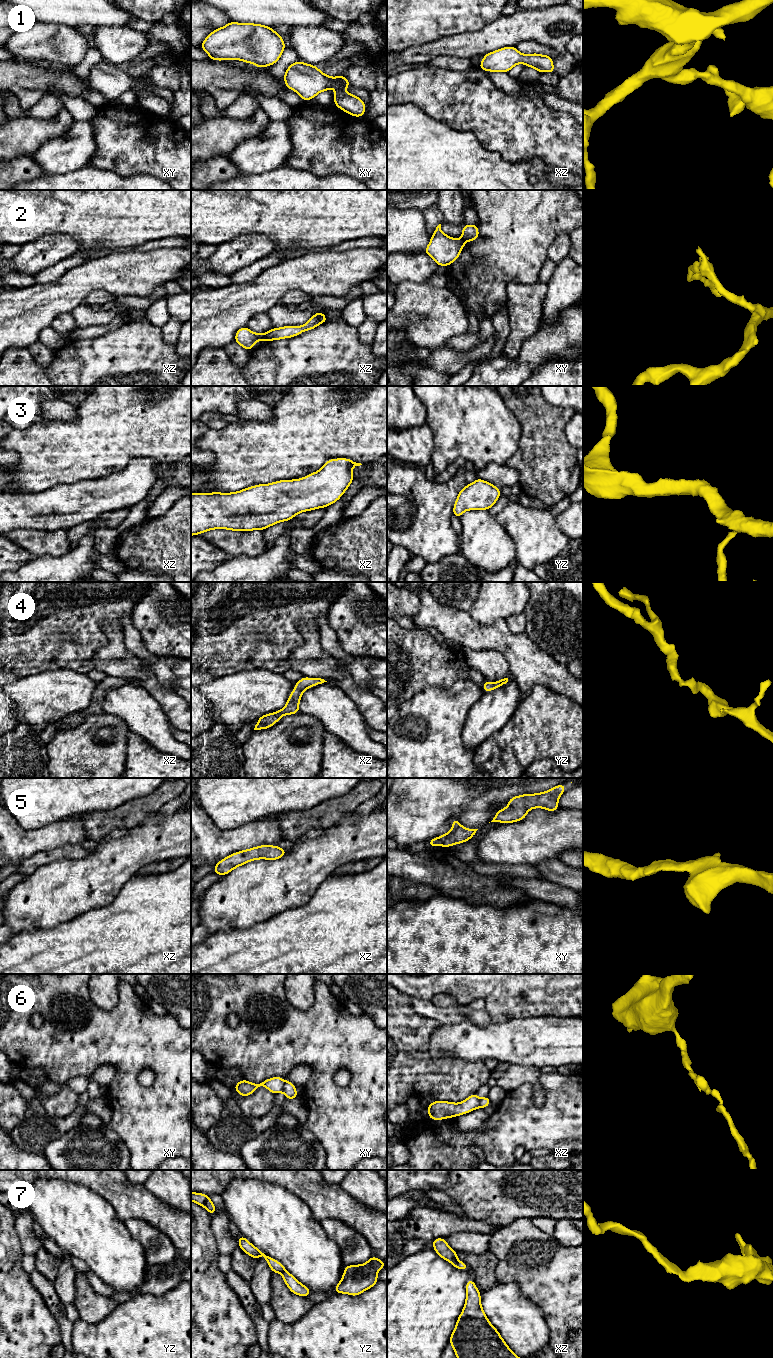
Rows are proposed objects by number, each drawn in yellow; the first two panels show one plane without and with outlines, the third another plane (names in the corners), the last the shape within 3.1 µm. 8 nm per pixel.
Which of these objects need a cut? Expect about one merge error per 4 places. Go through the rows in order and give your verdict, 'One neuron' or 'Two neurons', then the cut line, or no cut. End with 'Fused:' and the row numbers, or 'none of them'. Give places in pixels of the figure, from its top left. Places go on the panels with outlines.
1: One neuron. No split
2: Two neurons. Split along xz (265, 333), (268, 340)
3: One neuron. No split
4: One neuron. No split
5: One neuron. No split
6: Two neurons. Split along xy (285, 1081), (282, 1090)
7: One neuron. No split
Fused: 2, 6

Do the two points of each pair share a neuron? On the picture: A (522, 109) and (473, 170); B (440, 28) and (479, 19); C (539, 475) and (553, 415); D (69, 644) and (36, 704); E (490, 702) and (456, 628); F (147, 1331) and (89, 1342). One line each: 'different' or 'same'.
A: different
B: same
C: same
D: different
E: different
F: same

